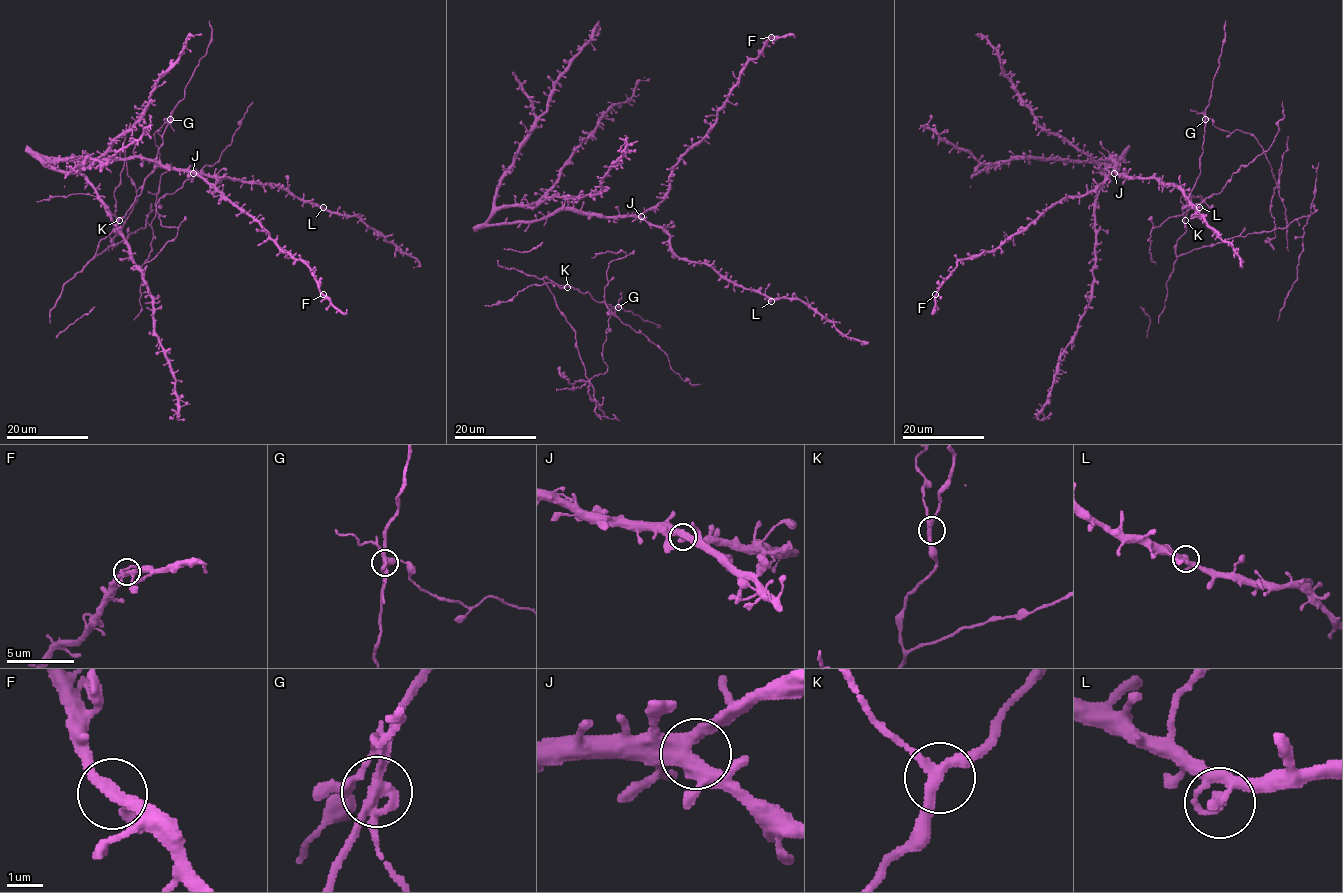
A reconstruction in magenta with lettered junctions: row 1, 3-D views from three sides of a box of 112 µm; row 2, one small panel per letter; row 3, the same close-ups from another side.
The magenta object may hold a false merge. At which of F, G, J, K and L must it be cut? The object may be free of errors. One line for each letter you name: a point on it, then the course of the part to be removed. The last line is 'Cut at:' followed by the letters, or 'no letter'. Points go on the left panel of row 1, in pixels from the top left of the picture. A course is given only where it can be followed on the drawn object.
G: at (170, 119); foreign part runs (170, 119), (154, 134), (160, 161), (137, 189), (125, 161), (114, 192), (118, 231), (113, 249)
Cut at: G

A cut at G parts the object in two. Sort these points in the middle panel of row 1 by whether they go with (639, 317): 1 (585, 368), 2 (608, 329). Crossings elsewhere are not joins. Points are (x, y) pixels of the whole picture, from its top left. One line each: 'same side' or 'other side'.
1: same side
2: other side

